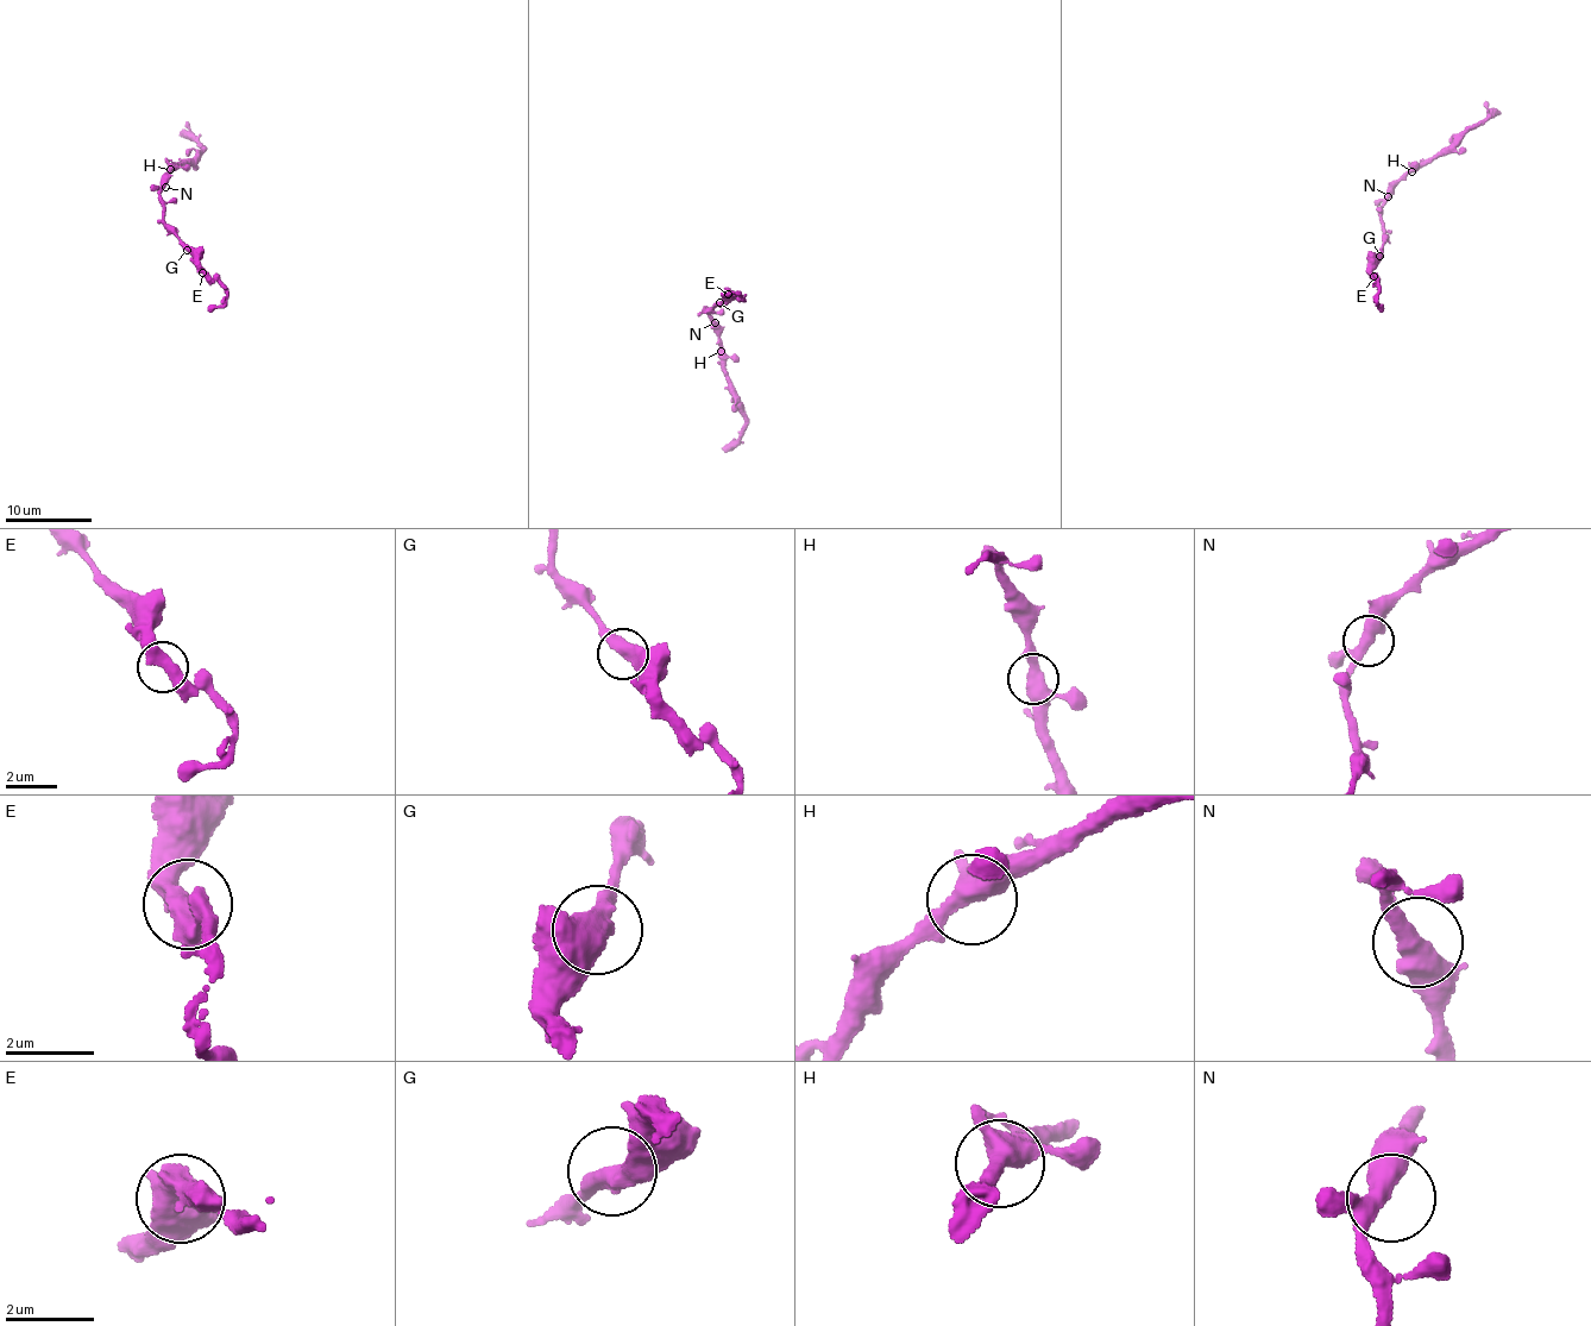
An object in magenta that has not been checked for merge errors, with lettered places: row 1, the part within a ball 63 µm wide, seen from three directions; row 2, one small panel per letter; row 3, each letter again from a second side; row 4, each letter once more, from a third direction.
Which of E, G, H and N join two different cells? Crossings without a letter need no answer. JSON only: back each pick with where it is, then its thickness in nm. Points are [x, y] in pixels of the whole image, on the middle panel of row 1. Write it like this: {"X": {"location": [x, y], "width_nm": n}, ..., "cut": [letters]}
{"cut": []}

